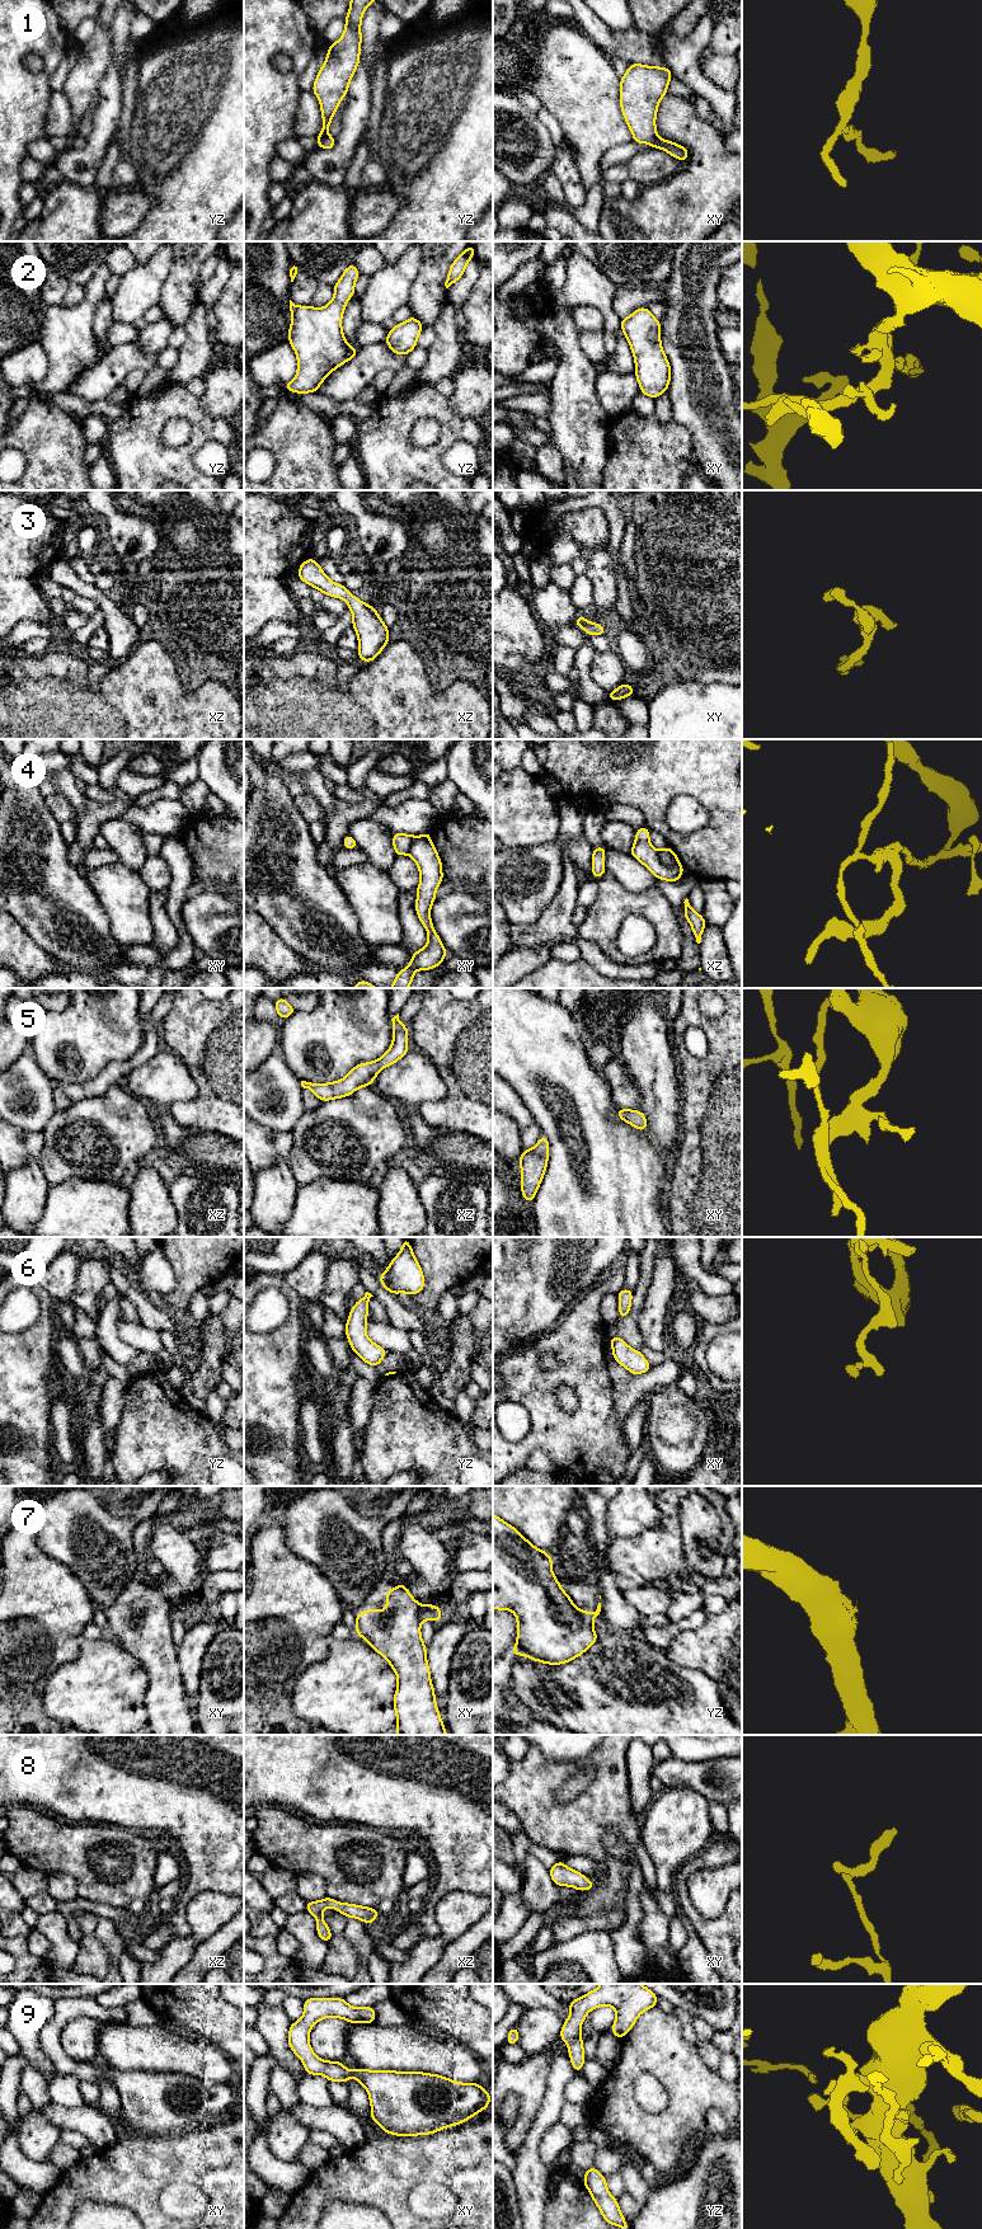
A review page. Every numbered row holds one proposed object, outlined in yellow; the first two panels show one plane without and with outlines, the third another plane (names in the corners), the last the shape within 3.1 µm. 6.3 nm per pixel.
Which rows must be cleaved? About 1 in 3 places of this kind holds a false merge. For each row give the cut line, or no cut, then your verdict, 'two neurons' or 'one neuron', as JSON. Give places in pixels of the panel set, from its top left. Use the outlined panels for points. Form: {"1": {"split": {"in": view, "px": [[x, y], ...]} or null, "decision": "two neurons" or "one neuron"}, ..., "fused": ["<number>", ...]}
{"1": {"split": {"in": "yz", "px": [[327, 133], [318, 142]]}, "decision": "two neurons"}, "2": {"split": null, "decision": "one neuron"}, "3": {"split": null, "decision": "one neuron"}, "4": {"split": {"in": "xz", "px": [[658, 851], [658, 859], [663, 864], [680, 865]]}, "decision": "two neurons"}, "5": {"split": null, "decision": "one neuron"}, "6": {"split": null, "decision": "one neuron"}, "7": {"split": null, "decision": "one neuron"}, "8": {"split": null, "decision": "one neuron"}, "9": {"split": null, "decision": "one neuron"}, "fused": ["1", "4"]}

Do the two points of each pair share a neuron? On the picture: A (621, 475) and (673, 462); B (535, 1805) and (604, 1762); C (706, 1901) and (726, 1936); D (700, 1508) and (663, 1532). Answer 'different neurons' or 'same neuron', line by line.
A: same neuron
B: same neuron
C: different neurons
D: different neurons

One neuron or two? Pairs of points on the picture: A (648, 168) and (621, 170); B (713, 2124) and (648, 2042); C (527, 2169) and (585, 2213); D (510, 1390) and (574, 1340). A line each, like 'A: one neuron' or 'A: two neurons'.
A: one neuron
B: two neurons
C: two neurons
D: one neuron

